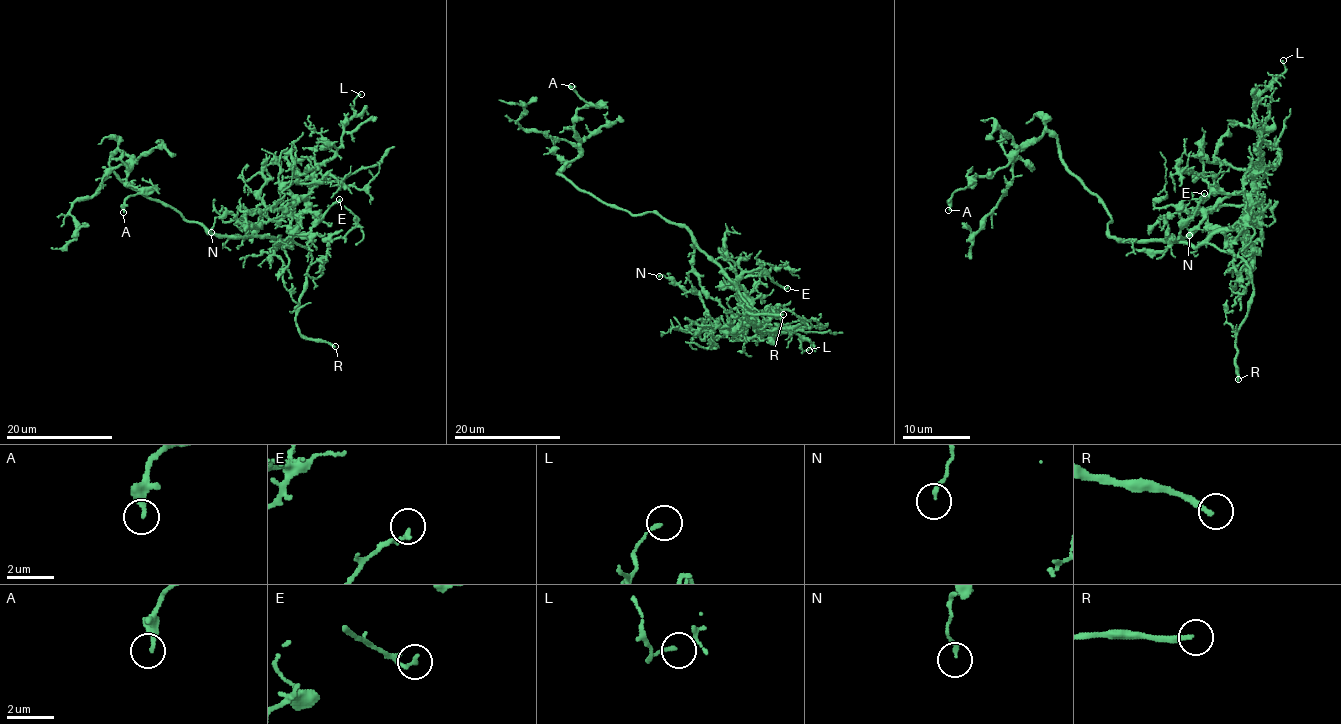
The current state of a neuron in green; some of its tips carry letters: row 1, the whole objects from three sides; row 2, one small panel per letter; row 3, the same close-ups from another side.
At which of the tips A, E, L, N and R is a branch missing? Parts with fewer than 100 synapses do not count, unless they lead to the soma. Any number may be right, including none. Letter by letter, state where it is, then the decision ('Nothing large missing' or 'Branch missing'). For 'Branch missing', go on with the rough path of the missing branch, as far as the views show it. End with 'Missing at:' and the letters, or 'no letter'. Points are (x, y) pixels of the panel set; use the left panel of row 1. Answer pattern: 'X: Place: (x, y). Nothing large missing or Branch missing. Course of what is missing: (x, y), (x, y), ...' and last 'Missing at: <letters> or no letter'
A: Place: (123, 212). Nothing large missing
E: Place: (339, 199). Nothing large missing
L: Place: (361, 94). Nothing large missing
N: Place: (211, 232). Nothing large missing
R: Place: (335, 346). Branch missing. Course of what is missing: (335, 346), (355, 365), (331, 390), (334, 394), (363, 407), (384, 404), (383, 411)
Missing at: R

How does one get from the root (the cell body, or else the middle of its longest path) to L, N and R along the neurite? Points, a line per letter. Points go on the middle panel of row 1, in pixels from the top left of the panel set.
L: (651, 212), (688, 229), (736, 287), (745, 316), (759, 330), (790, 326), (802, 352), (809, 350)
N: (651, 212), (682, 224), (720, 267), (741, 296), (744, 325), (722, 332), (698, 295), (659, 276)
R: (651, 212), (688, 229), (692, 240), (720, 267), (755, 313), (759, 324), (754, 326), (744, 313), (783, 314)

